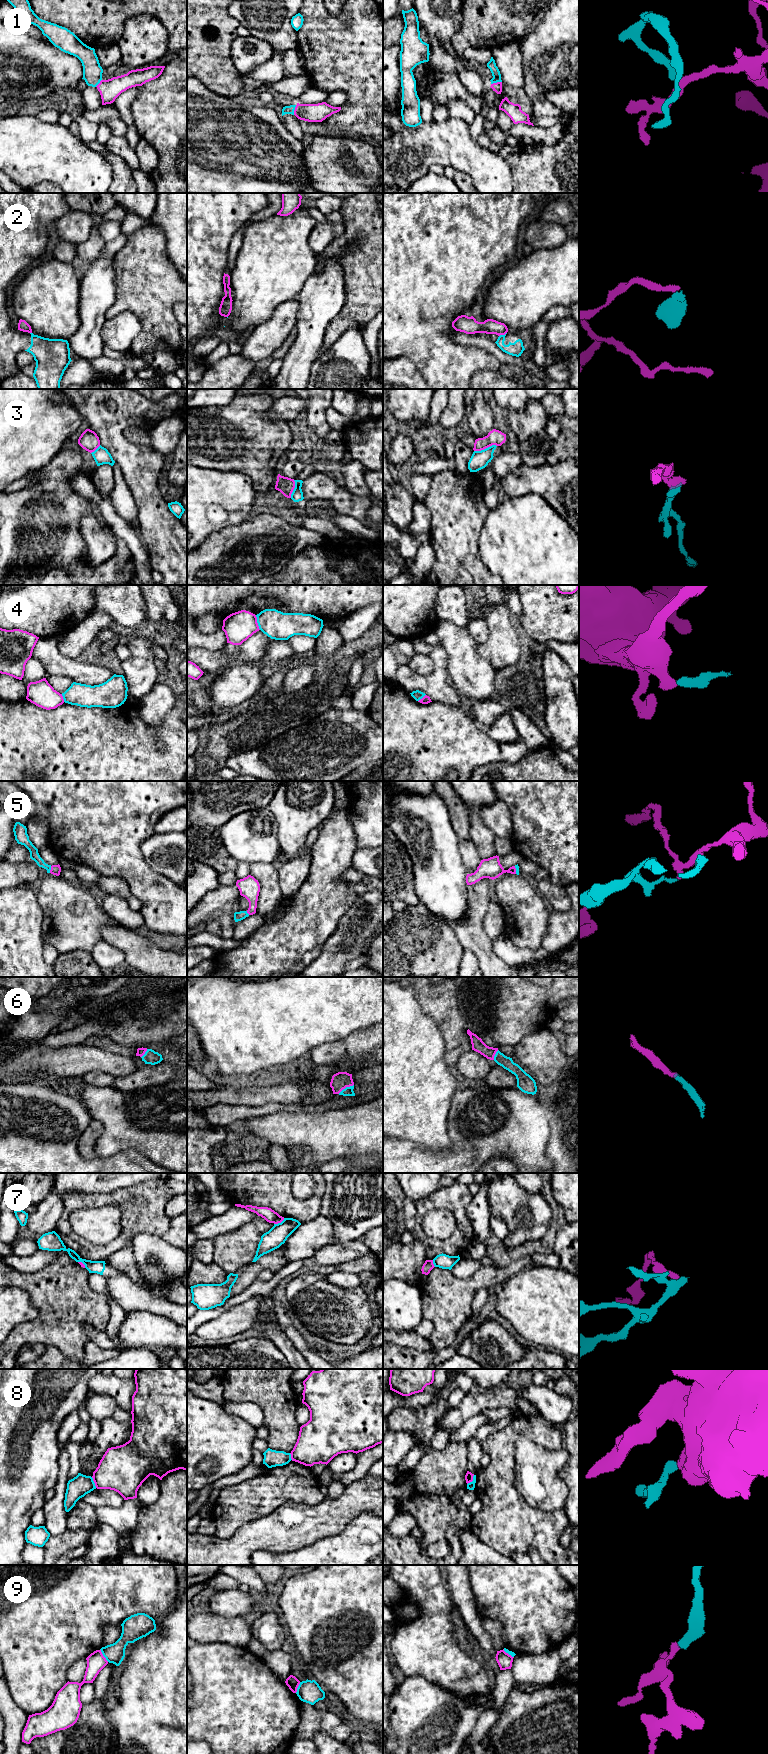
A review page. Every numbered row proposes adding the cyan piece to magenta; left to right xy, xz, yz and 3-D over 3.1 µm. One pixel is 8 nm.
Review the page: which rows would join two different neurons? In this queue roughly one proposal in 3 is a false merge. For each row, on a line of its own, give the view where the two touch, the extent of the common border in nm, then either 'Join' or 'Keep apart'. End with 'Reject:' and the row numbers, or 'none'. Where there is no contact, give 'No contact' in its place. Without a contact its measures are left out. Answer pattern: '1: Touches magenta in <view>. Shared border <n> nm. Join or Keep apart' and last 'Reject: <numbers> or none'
1: Touches magenta in yz. Shared border 90 nm. Join
2: Touches magenta in yz. Shared border 70 nm. Keep apart
3: Touches magenta in yz. Shared border 190 nm. Keep apart
4: Touches magenta in xz. Shared border 130 nm. Keep apart
5: Touches magenta in xy. Shared border 60 nm. Join
6: Touches magenta in xz. Shared border 150 nm. Join
7: Touches magenta in xz. Shared border 100 nm. Keep apart
8: Touches magenta in yz. Shared border 100 nm. Keep apart
9: Touches magenta in xy. Shared border 120 nm. Keep apart
Reject: 2, 3, 4, 7, 8, 9

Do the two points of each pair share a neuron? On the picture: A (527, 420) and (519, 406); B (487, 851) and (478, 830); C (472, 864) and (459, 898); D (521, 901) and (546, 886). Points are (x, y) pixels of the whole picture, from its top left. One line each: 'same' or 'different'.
A: different
B: same
C: different
D: different

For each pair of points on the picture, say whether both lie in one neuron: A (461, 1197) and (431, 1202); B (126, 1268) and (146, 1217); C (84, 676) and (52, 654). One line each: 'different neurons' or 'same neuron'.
A: same neuron
B: different neurons
C: same neuron

